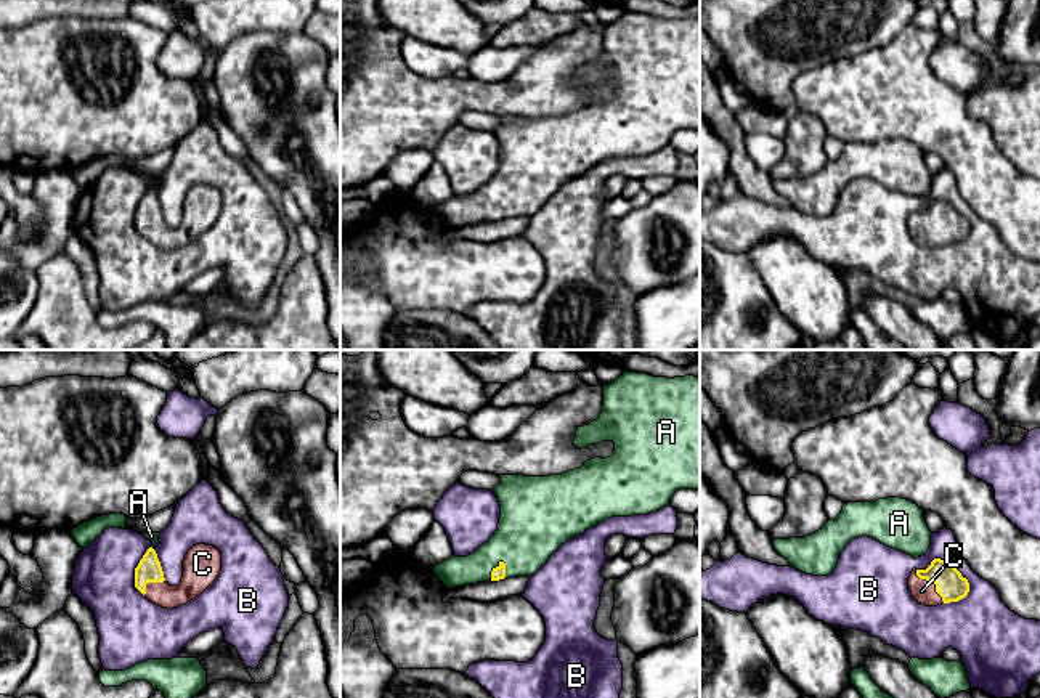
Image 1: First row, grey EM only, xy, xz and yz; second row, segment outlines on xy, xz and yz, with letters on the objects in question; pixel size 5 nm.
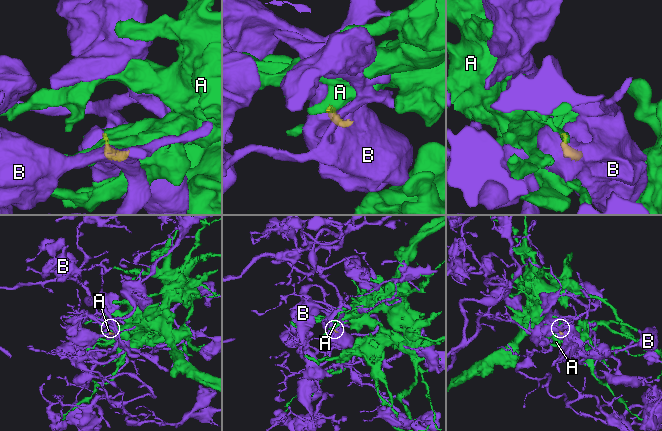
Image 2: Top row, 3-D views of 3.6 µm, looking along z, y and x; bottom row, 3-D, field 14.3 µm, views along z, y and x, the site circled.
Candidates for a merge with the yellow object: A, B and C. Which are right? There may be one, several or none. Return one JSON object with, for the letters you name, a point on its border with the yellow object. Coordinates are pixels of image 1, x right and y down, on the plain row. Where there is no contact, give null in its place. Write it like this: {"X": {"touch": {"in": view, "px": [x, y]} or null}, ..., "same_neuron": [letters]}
{"A": {"touch": {"in": "xz", "px": [493, 211]}}, "C": {"touch": {"in": "yz", "px": [933, 222]}}, "same_neuron": ["A", "C"]}

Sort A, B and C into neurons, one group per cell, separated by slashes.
A C / B

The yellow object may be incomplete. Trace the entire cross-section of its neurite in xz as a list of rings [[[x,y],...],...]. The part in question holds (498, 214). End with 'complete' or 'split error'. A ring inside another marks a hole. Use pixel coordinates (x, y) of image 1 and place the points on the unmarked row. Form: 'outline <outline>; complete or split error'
outline [[[624,11],[616,21],[613,21],[608,26],[603,26],[603,47],[600,58],[589,66],[578,67],[576,79],[573,85],[579,90],[587,88],[591,85],[599,85],[602,82],[613,82],[615,83],[615,95],[611,98],[602,99],[594,98],[587,103],[584,103],[579,109],[570,111],[562,116],[549,116],[549,117],[525,117],[525,116],[499,116],[501,122],[493,130],[493,133],[498,138],[498,143],[501,146],[501,159],[498,170],[490,178],[488,183],[485,183],[481,188],[478,188],[473,194],[467,197],[456,197],[435,205],[432,210],[435,217],[448,228],[461,228],[477,223],[486,223],[486,221],[499,221],[499,220],[509,220],[515,217],[531,217],[534,215],[541,207],[547,204],[550,196],[567,181],[573,180],[578,175],[583,175],[586,170],[597,167],[599,164],[611,159],[611,157],[631,157],[631,156],[647,156],[652,152],[656,152],[663,148],[668,148],[671,144],[671,138],[677,130],[700,130],[700,18],[695,16],[685,16],[685,18],[653,18],[648,14],[639,14],[639,13],[629,13]]]; split error

